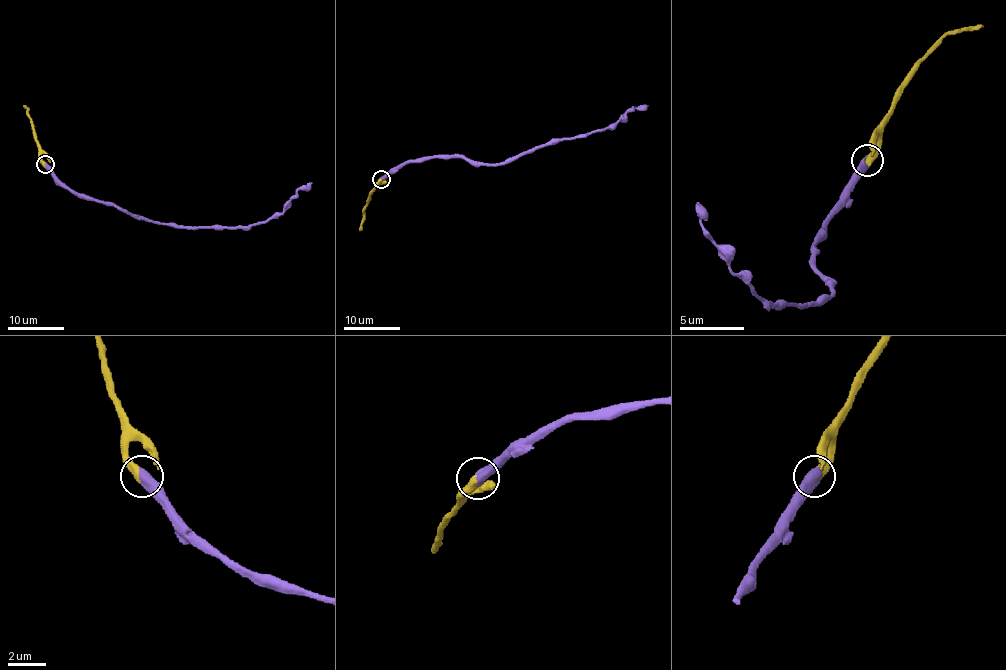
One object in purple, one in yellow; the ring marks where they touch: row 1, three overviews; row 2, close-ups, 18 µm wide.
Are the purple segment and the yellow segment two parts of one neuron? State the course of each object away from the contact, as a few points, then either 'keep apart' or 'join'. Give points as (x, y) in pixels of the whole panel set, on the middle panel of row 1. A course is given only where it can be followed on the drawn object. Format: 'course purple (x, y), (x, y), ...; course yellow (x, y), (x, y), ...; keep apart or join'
course purple (380, 180), (413, 160), (458, 157), (484, 164), (508, 163), (538, 147), (601, 131), (634, 107), (648, 105); course yellow (380, 180), (370, 192), (359, 231); join

